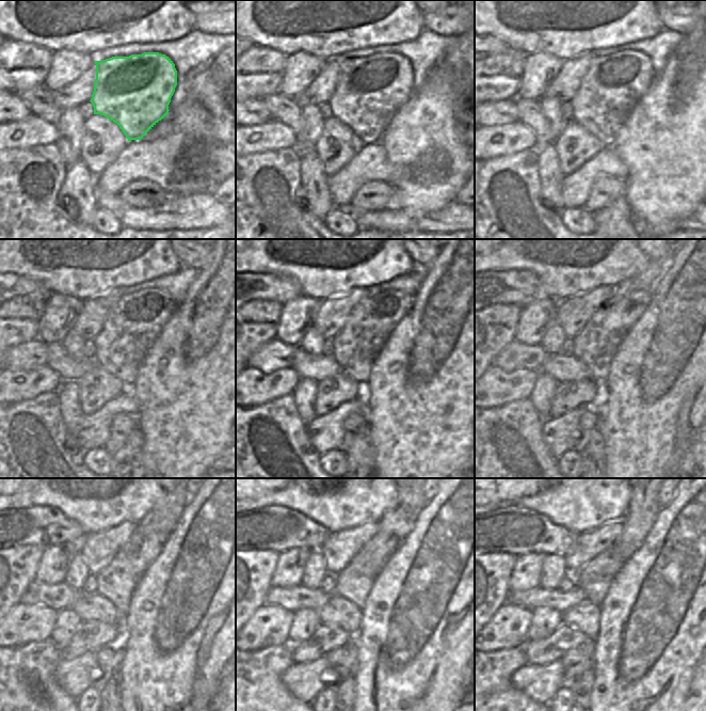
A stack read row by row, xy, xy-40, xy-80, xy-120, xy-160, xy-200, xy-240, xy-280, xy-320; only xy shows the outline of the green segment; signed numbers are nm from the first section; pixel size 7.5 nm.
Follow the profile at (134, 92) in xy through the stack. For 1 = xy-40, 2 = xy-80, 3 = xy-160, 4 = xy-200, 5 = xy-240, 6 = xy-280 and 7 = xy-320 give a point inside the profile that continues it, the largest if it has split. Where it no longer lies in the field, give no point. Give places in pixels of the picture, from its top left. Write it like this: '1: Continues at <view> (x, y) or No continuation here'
1: Continues at xy-40 (369, 91)
2: Continues at xy-80 (613, 84)
3: Continues at xy-160 (369, 325)
4: Continues at xy-200 (595, 345)
5: Continues at xy-240 (117, 582)
6: Continues at xy-280 (354, 582)
7: Continues at xy-320 (595, 593).

